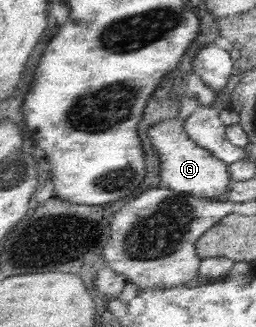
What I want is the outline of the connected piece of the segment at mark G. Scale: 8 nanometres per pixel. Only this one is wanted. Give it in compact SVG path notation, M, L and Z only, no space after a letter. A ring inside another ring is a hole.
M178 115L176 119L162 121L148 131L154 148L162 156L161 181L176 192L188 193L212 202L226 202L232 181L229 165L188 137L184 129L184 119L182 115Z

